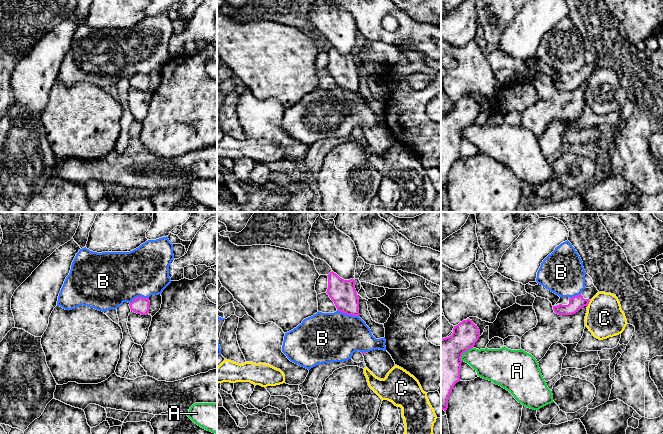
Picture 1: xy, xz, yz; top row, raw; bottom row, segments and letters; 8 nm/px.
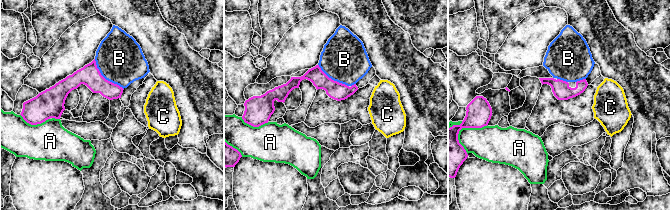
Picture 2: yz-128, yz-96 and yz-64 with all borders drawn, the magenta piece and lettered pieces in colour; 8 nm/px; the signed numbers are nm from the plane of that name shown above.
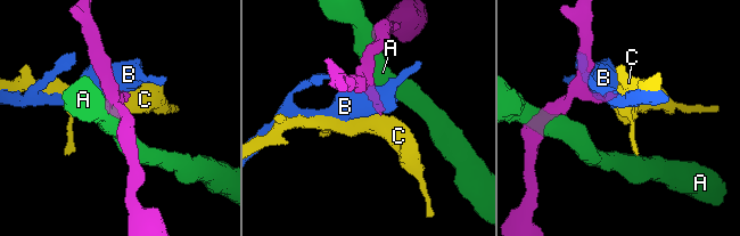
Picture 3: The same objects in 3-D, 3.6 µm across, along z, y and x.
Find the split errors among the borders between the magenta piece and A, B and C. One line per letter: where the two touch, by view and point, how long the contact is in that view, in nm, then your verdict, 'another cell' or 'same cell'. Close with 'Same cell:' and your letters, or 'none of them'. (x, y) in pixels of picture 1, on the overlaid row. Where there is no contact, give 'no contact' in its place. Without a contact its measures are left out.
A: contact yz (464, 352); length 140 nm; another cell
B: contact xz (348, 314); length 190 nm; another cell
C: contact yz (588, 303); length 50 nm; another cell
Same cell: none of them

